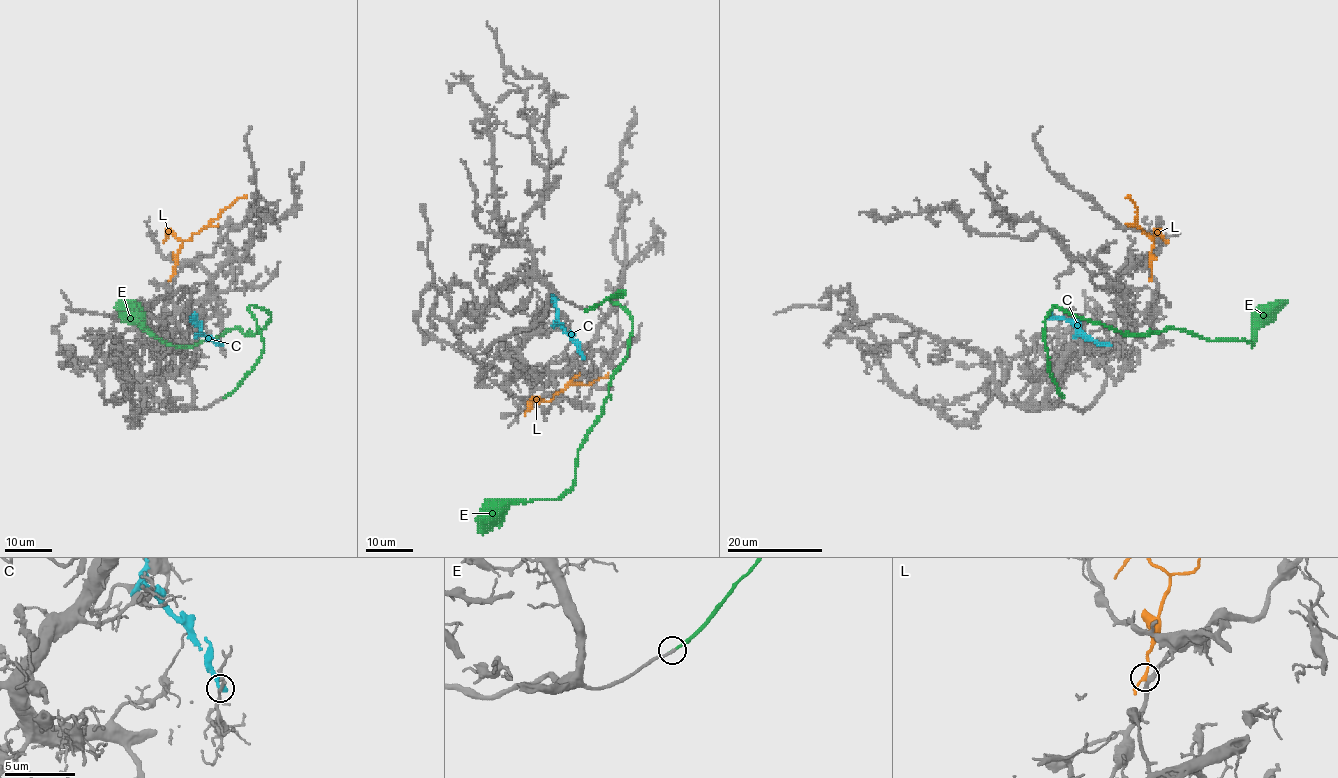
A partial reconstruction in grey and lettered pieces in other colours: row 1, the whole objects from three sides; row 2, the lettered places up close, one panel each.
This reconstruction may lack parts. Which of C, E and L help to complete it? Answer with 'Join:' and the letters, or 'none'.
Join: none

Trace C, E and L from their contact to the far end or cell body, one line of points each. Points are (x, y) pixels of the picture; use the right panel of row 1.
C: (1109, 346), (1089, 340), (1075, 322), (1046, 318)
E: (1062, 397), (1049, 370), (1044, 332), (1056, 305), (1127, 335), (1178, 328), (1253, 344), (1253, 332), (1284, 303)
L: (1152, 275), (1150, 253), (1153, 240), (1137, 226), (1137, 207), (1131, 198), (1125, 197)

